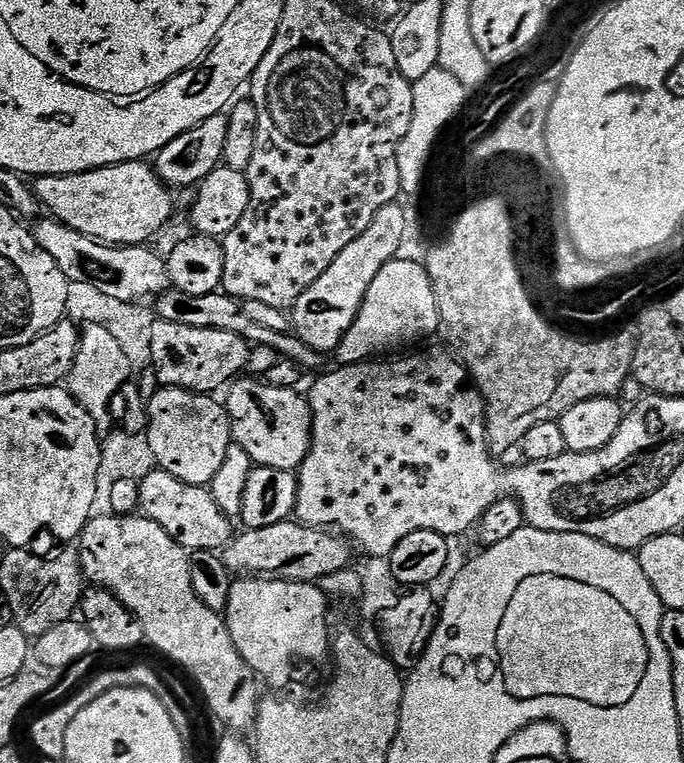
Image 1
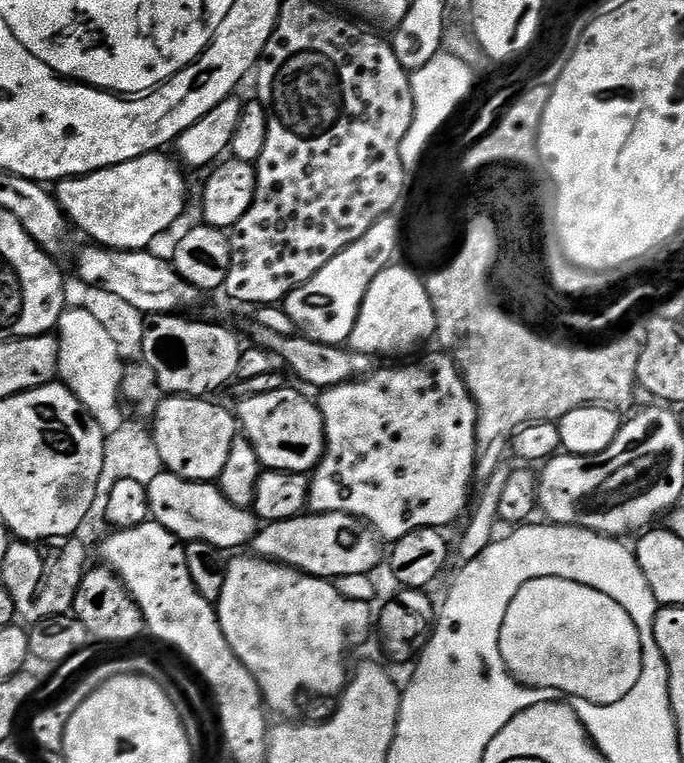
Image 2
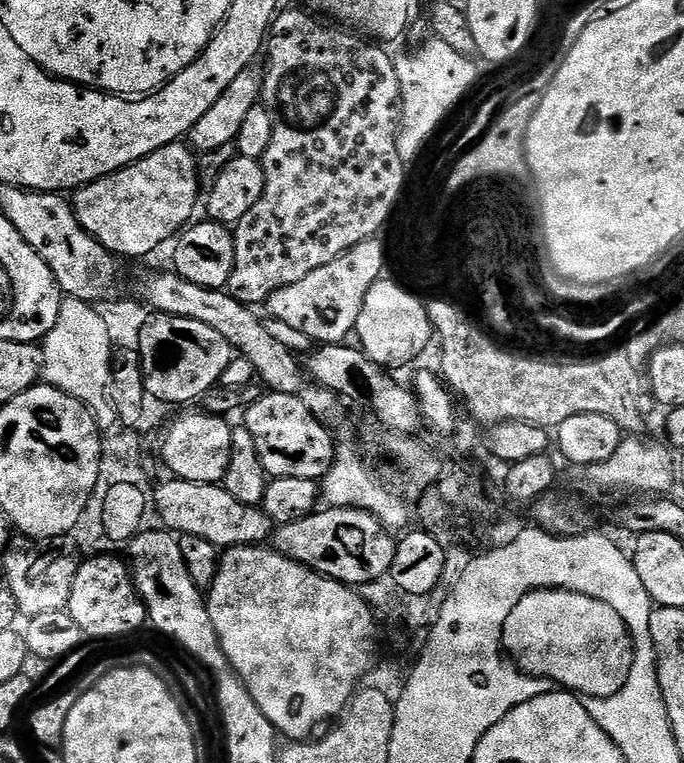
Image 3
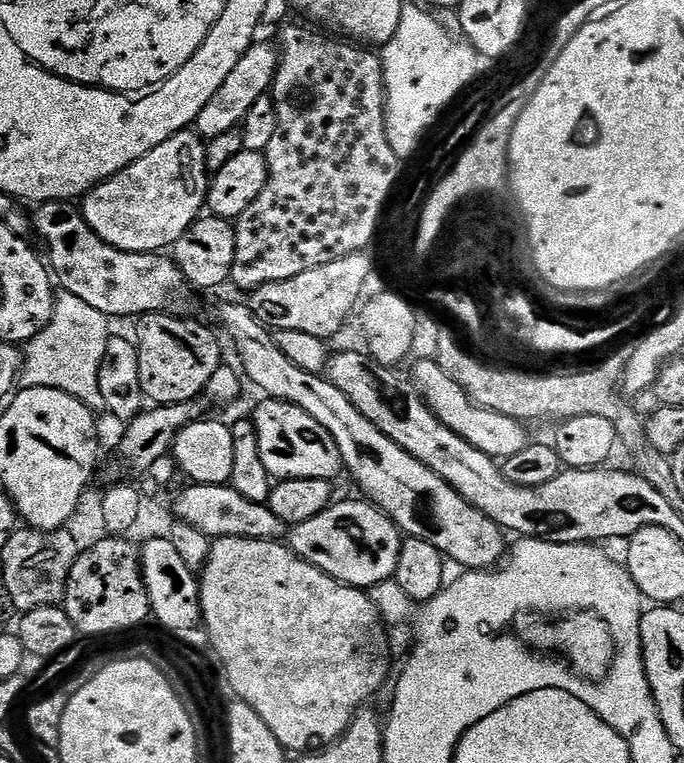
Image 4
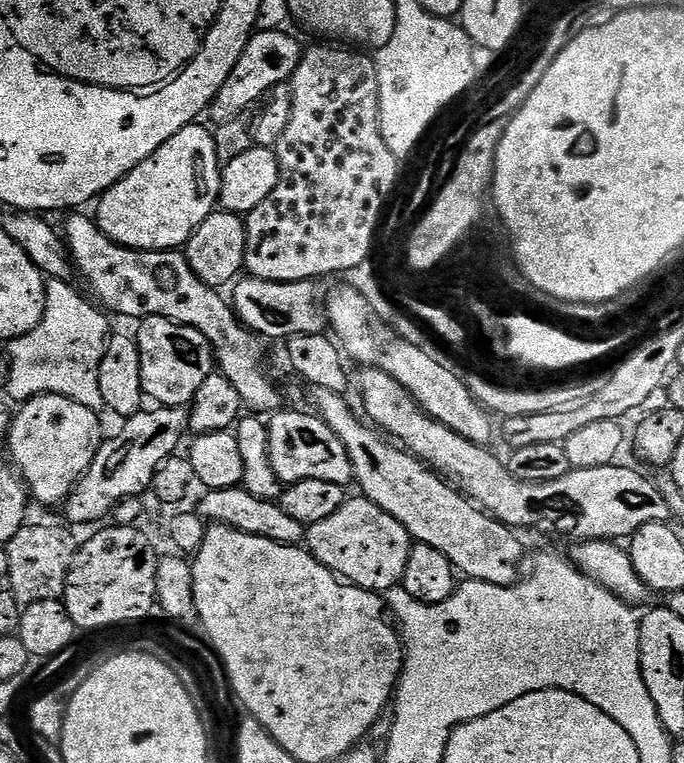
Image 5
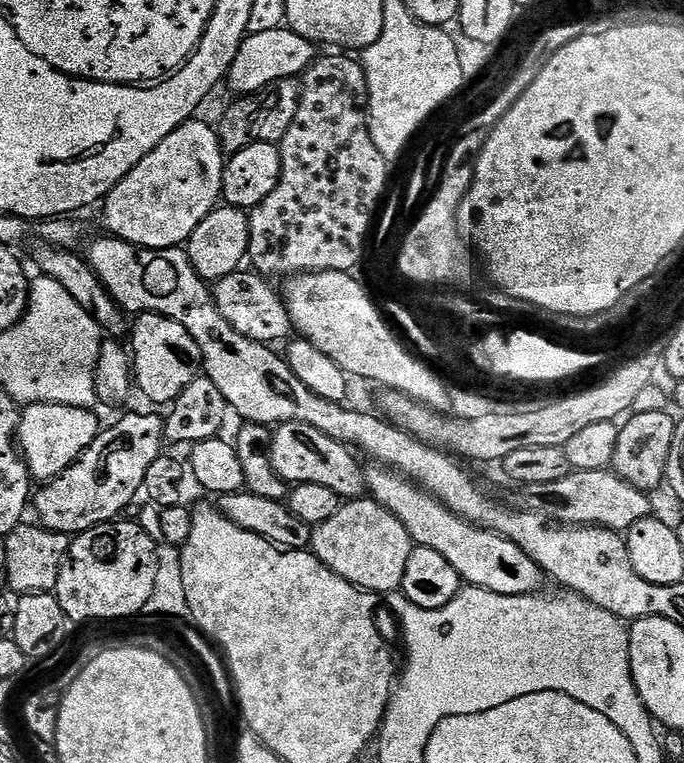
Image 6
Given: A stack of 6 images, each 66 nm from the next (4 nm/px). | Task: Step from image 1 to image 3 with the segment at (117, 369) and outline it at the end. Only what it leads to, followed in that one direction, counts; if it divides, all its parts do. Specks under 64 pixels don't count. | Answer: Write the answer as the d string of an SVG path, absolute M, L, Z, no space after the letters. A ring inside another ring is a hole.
M64 298L60 301L60 317L42 341L44 350L43 383L70 394L90 409L101 429L117 427L115 406L108 397L111 360L114 345L99 311L87 300Z

